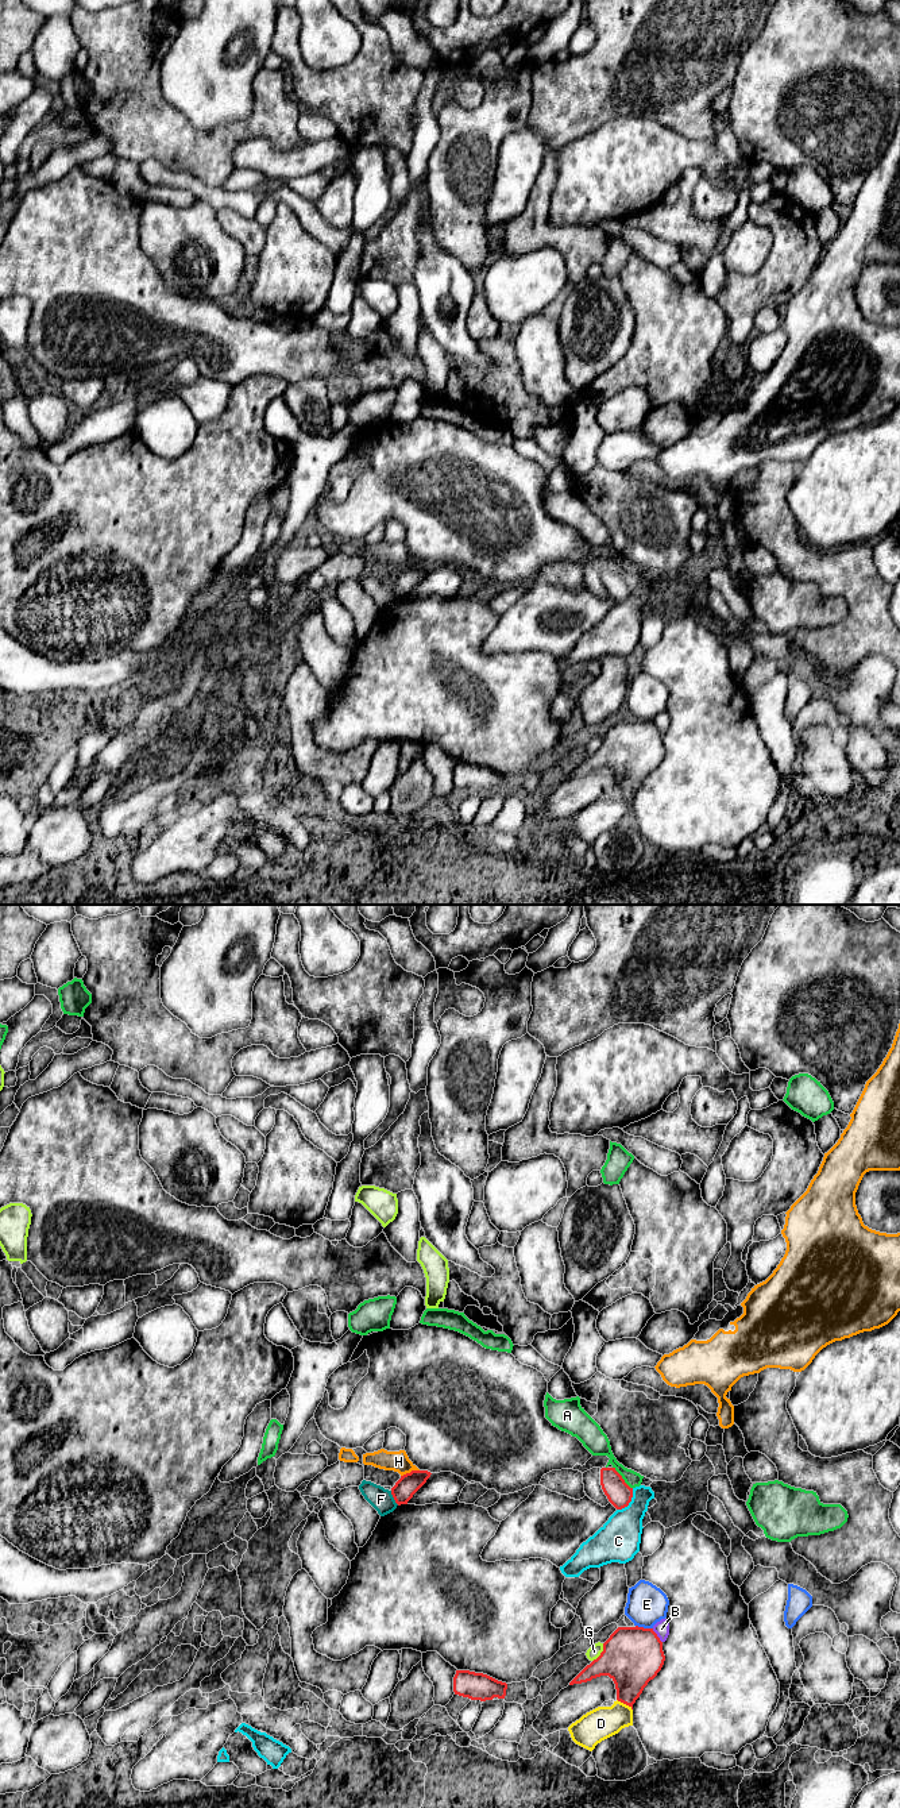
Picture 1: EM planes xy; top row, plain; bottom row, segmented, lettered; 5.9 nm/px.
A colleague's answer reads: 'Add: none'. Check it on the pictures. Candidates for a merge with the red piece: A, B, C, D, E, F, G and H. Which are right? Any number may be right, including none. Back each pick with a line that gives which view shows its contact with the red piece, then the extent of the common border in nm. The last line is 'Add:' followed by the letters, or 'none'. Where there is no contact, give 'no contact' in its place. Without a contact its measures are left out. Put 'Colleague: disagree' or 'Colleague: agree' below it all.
Add: none
Colleague: agree

